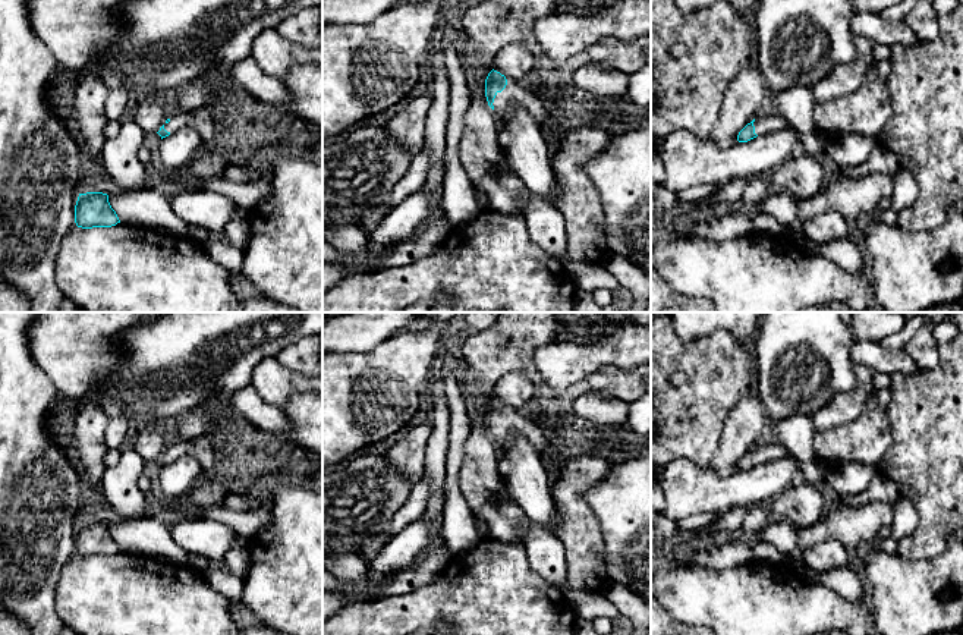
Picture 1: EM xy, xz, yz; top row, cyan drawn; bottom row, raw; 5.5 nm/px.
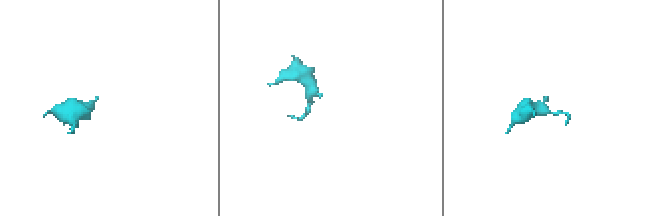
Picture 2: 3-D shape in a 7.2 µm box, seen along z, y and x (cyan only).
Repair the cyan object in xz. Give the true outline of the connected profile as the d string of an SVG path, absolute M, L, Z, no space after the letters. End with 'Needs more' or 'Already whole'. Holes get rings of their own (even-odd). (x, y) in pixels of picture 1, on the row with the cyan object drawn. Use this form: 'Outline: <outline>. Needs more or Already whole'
Outline: M494 69L485 79L485 97L497 117L506 117L510 113L509 104L517 103L529 111L539 128L548 123L548 111L539 91L523 89L517 81L506 78Z. Needs more

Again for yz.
Outline: M777 113L771 117L756 117L739 132L737 141L748 142L762 133L784 129L787 125L789 122Z. Needs more

